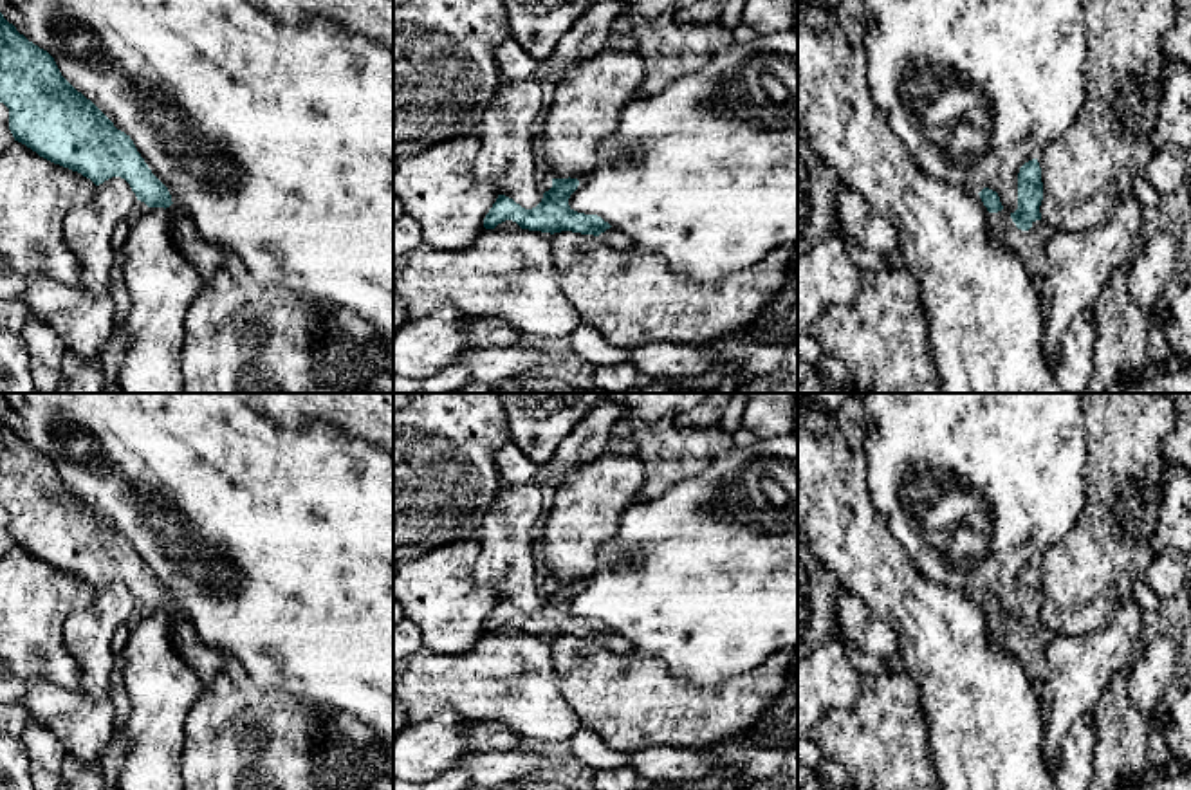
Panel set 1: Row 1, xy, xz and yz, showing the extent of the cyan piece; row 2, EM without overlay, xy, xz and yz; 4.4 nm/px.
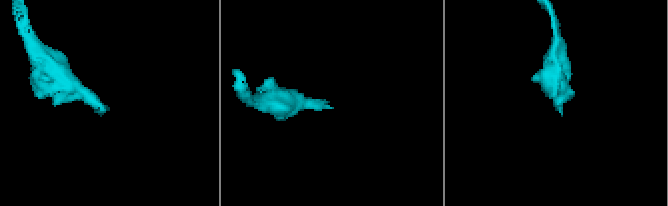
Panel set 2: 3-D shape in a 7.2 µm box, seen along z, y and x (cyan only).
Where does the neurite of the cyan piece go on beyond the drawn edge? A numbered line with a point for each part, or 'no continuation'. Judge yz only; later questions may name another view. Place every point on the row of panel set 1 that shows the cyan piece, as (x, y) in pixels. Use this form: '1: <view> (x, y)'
1: yz (1029, 246)

